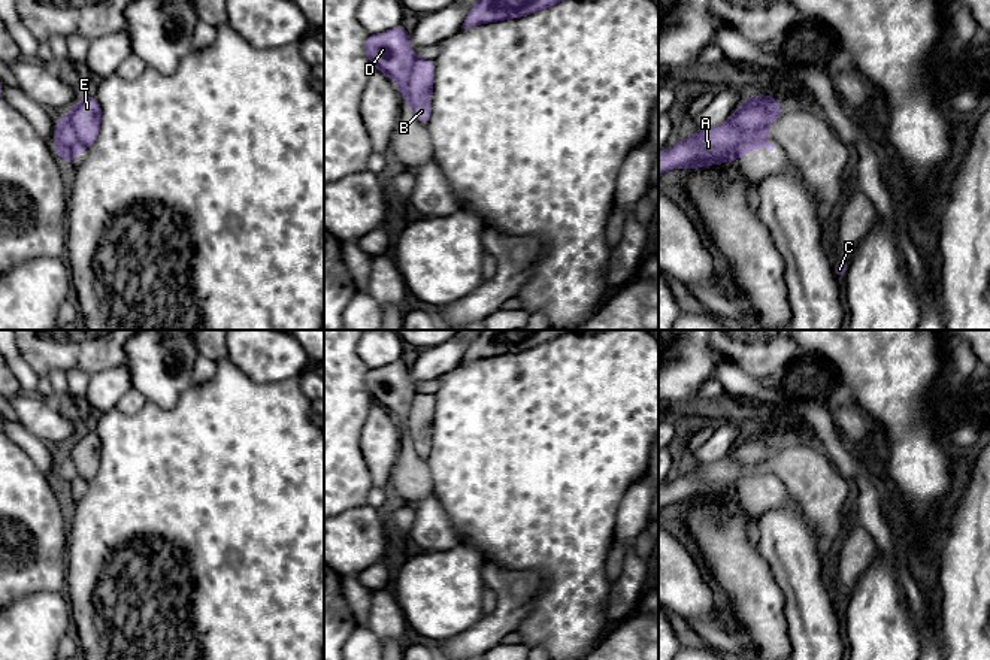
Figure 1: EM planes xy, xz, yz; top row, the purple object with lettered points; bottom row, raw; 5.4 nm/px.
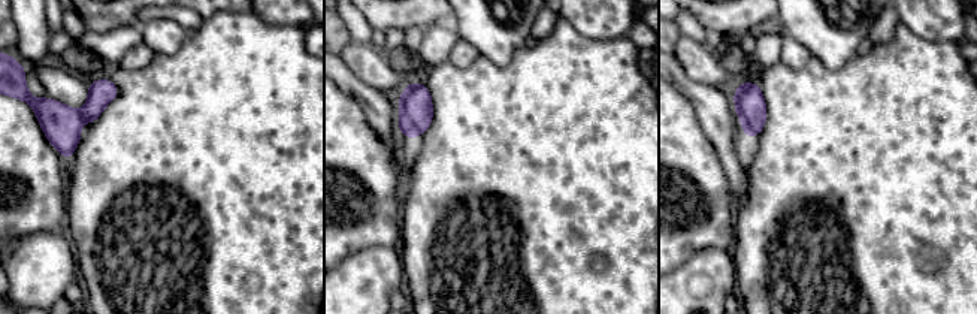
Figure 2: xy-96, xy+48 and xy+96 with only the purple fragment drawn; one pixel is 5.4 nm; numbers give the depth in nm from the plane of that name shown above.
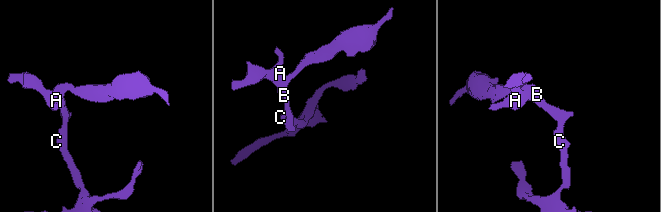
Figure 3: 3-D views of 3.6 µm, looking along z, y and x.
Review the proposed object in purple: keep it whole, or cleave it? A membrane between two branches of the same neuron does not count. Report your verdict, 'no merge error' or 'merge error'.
merge error

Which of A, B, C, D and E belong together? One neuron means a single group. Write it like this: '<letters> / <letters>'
A D / B C E

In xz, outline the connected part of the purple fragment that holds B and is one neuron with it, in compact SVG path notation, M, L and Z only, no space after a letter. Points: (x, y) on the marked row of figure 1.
M417 58L408 84L402 88L403 100L412 108L418 121L426 124L432 115L432 88L436 64L433 60Z

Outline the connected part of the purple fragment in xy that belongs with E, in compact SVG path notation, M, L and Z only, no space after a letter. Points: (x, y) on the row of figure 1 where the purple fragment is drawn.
M81 97L81 100L64 115L73 125L79 149L84 151L93 145L100 133L102 106L94 97Z

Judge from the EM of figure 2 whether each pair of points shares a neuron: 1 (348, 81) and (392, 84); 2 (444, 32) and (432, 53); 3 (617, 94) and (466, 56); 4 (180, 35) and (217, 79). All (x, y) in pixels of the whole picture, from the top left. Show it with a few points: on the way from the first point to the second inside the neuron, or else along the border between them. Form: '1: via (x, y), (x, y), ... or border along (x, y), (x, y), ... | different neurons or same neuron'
1: border along (341, 57), (362, 81), (398, 96) | different neurons
2: via (441, 36), (435, 48) | same neuron
3: border along (478, 54), (463, 68), (448, 62) | different neurons
4: border along (188, 35), (175, 53), (156, 53) | different neurons

